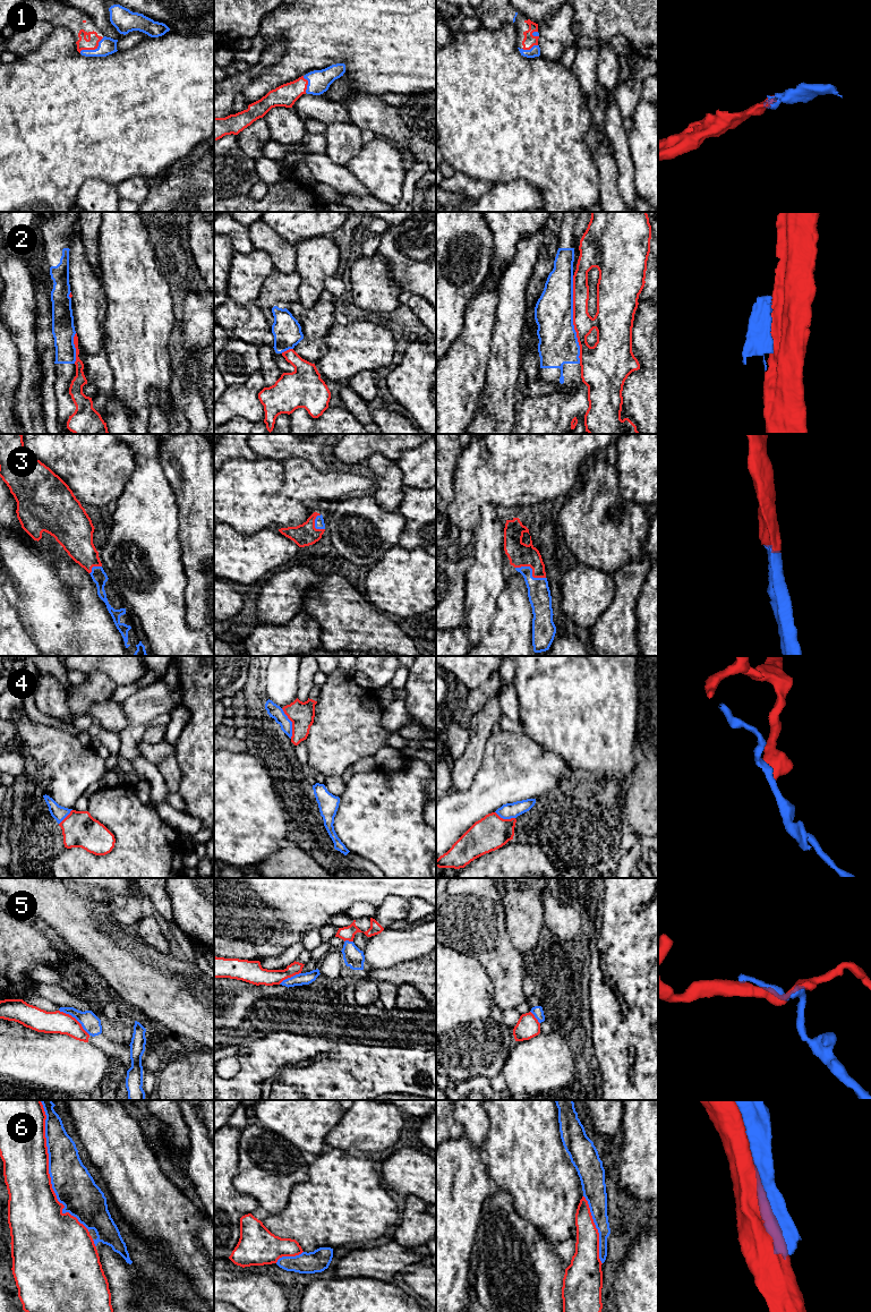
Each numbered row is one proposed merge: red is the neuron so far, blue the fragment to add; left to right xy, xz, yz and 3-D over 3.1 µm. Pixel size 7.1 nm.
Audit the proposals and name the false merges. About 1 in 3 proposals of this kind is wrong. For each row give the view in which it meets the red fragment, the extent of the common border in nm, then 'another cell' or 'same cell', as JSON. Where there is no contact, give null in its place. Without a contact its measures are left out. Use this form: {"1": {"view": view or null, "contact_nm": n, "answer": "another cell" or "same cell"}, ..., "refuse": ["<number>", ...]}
{"1": {"view": "xy", "contact_nm": 200, "answer": "same cell"}, "2": {"view": "yz", "contact_nm": 650, "answer": "another cell"}, "3": {"view": "yz", "contact_nm": 240, "answer": "same cell"}, "4": {"view": "xz", "contact_nm": 220, "answer": "another cell"}, "5": {"view": "xy", "contact_nm": 280, "answer": "another cell"}, "6": {"view": "xy", "contact_nm": 1000, "answer": "another cell"}, "refuse": ["2", "4", "5", "6"]}

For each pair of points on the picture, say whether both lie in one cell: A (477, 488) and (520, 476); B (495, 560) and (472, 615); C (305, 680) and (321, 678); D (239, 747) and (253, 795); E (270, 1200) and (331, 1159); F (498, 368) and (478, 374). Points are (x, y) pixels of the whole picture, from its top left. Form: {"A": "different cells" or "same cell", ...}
{"A": "same cell", "B": "same cell", "C": "different cells", "D": "different cells", "E": "different cells", "F": "different cells"}

